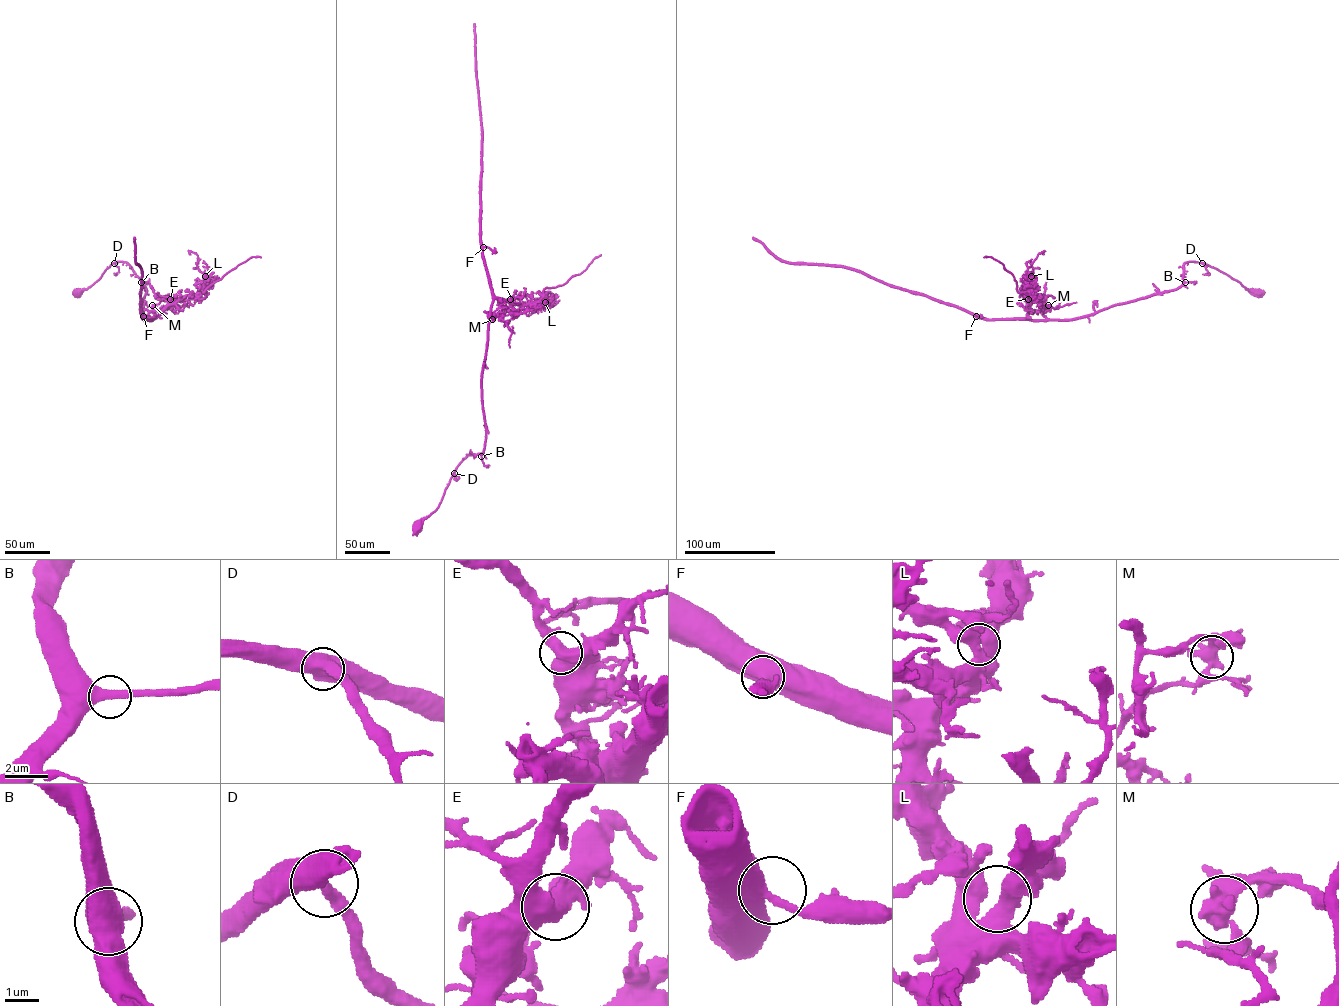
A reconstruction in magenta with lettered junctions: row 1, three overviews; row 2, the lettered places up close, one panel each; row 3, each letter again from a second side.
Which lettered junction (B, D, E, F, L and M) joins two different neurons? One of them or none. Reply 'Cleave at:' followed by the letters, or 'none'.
Cleave at: M

